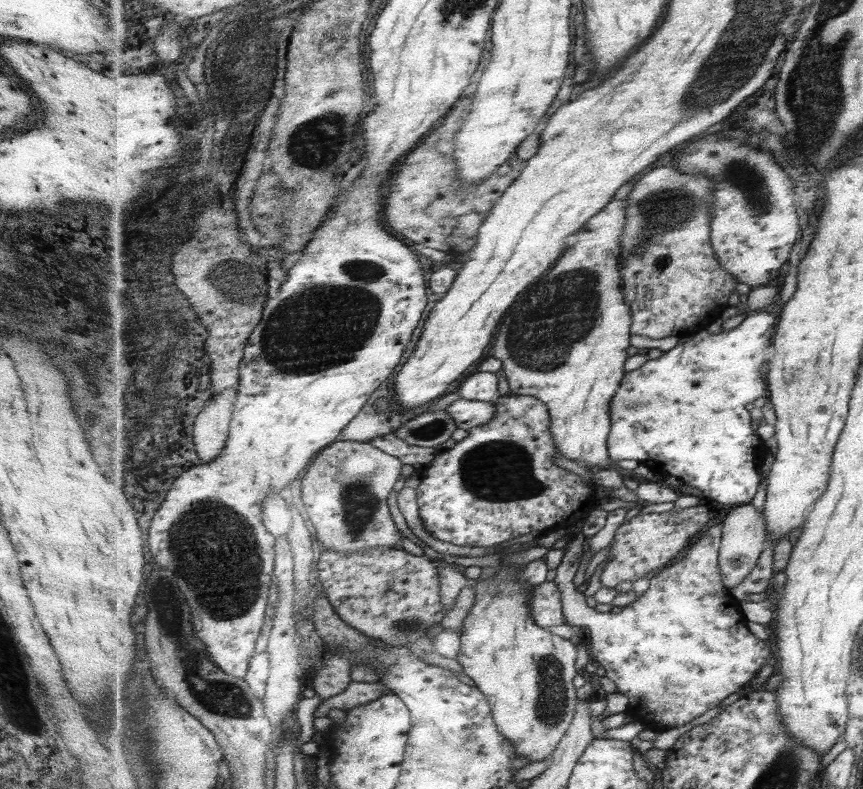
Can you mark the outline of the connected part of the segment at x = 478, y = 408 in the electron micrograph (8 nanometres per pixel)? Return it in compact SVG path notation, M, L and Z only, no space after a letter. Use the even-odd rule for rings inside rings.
M459 396L446 411L455 419L458 428L470 431L475 426L486 425L496 416L496 403L472 401Z

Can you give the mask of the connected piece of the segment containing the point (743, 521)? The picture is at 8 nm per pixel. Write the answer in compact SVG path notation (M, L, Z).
M753 504L739 505L731 508L722 517L724 534L720 546L721 571L724 572L724 584L729 589L739 586L757 564L767 548L767 525L764 514L759 512Z

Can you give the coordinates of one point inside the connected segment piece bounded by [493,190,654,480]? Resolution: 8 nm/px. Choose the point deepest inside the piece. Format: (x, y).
(565, 342)

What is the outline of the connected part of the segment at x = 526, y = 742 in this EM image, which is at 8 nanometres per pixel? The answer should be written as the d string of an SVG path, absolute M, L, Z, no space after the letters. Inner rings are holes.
M502 560L499 563L497 574L473 586L477 590L476 603L469 610L469 615L460 629L462 645L457 660L463 666L465 674L476 682L476 688L487 696L496 725L501 734L516 747L517 758L524 756L532 762L541 762L556 752L572 725L581 702L573 684L573 678L581 674L581 670L577 669L578 643L573 644L571 639L564 639L535 623L528 605L533 598L535 587L519 579L521 570L527 568L527 565L513 567L503 564Z

